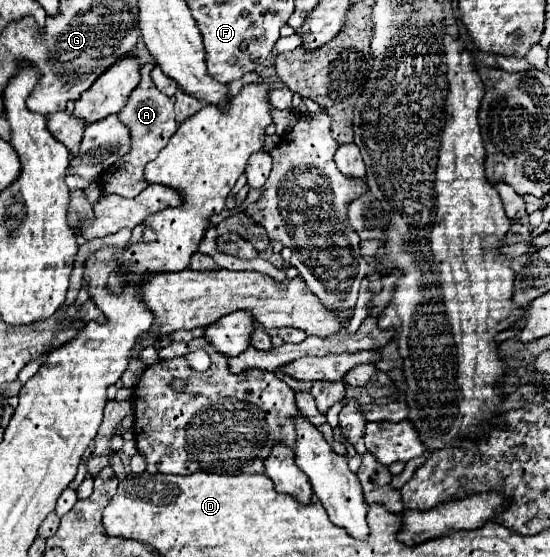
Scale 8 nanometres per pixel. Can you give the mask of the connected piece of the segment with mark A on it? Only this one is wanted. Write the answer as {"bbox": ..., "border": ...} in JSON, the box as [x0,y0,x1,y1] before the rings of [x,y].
{"bbox":[98,61,178,197],"border":[[[150,61],[140,69],[142,79],[140,79],[138,87],[130,93],[126,107],[118,113],[122,123],[126,123],[126,127],[132,133],[132,149],[130,149],[128,155],[118,159],[106,173],[100,175],[98,183],[100,183],[102,193],[116,193],[116,195],[124,195],[124,197],[136,197],[146,187],[146,181],[142,179],[146,163],[156,159],[156,155],[168,145],[170,137],[178,129],[178,123],[174,119],[174,103],[170,101],[170,97],[166,97],[162,91],[158,91],[156,85],[152,83],[150,71],[154,67],[156,67],[156,63]]]}

